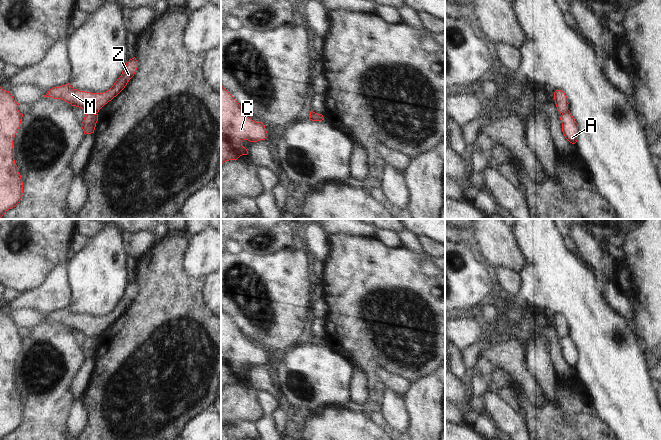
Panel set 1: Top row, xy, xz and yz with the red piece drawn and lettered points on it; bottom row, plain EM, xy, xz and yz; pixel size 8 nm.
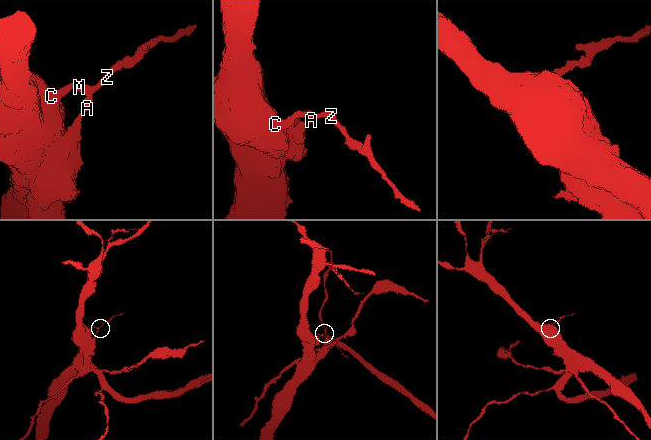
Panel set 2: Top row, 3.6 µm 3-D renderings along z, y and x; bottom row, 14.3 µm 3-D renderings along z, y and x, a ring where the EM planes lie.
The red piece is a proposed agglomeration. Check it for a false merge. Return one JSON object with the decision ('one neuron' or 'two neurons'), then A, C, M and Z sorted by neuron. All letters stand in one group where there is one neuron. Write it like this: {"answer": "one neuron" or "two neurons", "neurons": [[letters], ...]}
{"answer": "two neurons", "neurons": [["A"], ["C", "M", "Z"]]}

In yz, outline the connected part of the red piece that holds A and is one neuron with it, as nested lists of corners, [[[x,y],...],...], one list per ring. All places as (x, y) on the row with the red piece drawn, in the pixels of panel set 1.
[[[570,111],[562,113],[560,117],[562,123],[562,132],[565,138],[572,144],[575,144],[578,140],[578,124],[573,118]]]

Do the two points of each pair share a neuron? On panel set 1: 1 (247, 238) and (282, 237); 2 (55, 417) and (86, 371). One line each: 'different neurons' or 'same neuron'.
1: same neuron
2: different neurons

